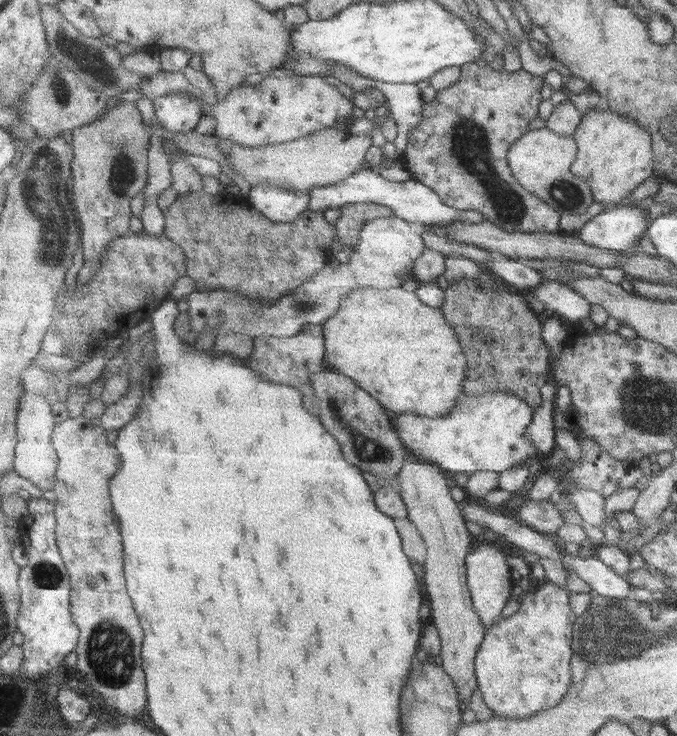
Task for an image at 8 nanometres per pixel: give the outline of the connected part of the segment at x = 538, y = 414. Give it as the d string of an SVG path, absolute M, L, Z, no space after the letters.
M541 401L541 405L537 406L532 423L527 428L524 436L529 437L537 447L539 453L547 454L557 451L555 443L555 424L553 423L553 408L556 407L554 401Z

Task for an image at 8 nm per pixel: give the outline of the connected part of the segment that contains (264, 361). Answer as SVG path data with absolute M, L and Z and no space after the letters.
M321 323L312 325L309 332L301 332L291 338L269 335L255 337L255 352L247 358L247 361L255 371L261 373L263 379L299 389L303 393L307 410L316 414L315 390L313 390L311 374L323 371L323 368L327 367L325 354L325 325Z

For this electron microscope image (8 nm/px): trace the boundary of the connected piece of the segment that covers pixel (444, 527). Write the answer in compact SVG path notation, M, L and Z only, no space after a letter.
M416 456L405 459L396 475L395 486L403 498L408 518L419 529L428 548L427 564L422 573L431 603L431 622L438 628L442 639L440 658L445 672L452 676L461 702L469 705L473 692L480 688L476 675L476 658L484 643L486 629L473 607L472 593L467 576L467 555L471 552L472 535L459 508L451 496L448 480L452 477L441 467L421 461Z

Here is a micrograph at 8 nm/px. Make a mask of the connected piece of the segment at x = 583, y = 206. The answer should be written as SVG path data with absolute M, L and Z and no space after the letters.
M546 126L530 131L517 140L509 150L508 159L513 174L529 192L541 197L560 213L585 214L593 204L593 191L583 177L573 174L572 166L577 155L578 145L575 137L560 136Z

